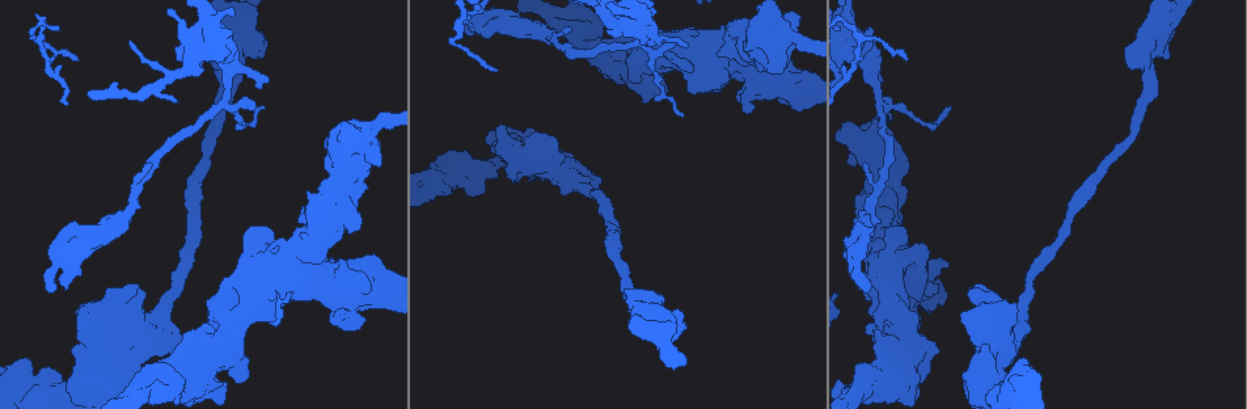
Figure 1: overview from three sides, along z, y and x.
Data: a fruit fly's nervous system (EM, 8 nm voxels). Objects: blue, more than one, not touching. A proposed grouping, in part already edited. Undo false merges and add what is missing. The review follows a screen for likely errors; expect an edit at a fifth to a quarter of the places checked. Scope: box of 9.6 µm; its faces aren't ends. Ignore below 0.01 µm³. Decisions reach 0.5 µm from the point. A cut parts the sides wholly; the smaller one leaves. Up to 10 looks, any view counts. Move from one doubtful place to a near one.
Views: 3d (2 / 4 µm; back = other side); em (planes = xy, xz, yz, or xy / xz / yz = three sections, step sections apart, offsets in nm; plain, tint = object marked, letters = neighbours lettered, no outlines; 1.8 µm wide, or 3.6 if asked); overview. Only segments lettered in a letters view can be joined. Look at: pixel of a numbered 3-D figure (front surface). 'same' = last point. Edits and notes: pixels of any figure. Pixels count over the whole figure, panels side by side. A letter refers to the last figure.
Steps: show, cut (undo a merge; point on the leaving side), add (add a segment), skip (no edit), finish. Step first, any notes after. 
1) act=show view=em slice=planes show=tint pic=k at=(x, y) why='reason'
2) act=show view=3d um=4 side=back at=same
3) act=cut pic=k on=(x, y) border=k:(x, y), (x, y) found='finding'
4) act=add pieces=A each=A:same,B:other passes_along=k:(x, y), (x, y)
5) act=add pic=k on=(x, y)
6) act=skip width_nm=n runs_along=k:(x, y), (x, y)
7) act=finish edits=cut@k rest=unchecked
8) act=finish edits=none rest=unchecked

act=show view=em slice=planes show=tint pic=1 at=(227, 100) why='abrupt turn'

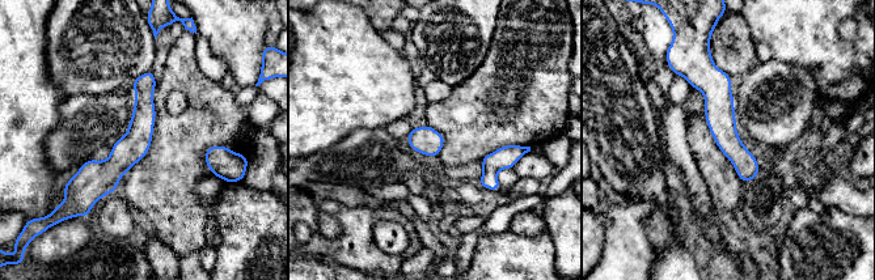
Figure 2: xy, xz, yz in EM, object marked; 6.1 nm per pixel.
act=show view=em slice=planes show=letters at=same

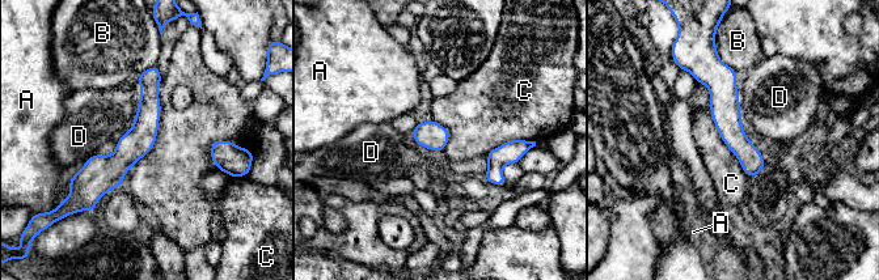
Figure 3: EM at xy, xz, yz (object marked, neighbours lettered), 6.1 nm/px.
act=skip width_nm=170 longest_contact=C:700nm each=A:other,B:other,C:other,D:other found='all the same neuron'

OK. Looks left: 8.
act=show view=em um=3.6 slice=yz step=16 show=tint pic=1 at=(534, 154) why='touches itself'

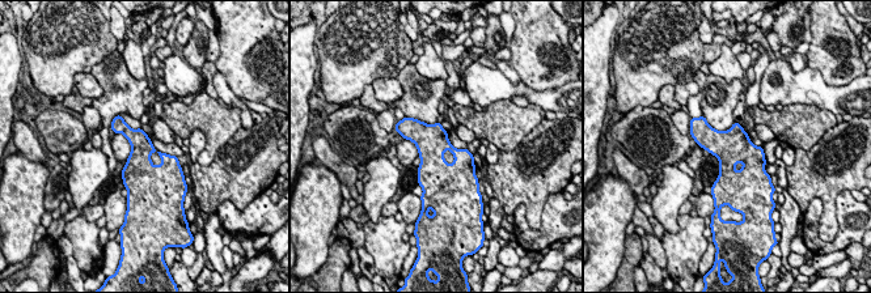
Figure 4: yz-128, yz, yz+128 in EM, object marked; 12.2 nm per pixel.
act=show view=em um=3.6 slice=planes show=tint at=same why='another direction'

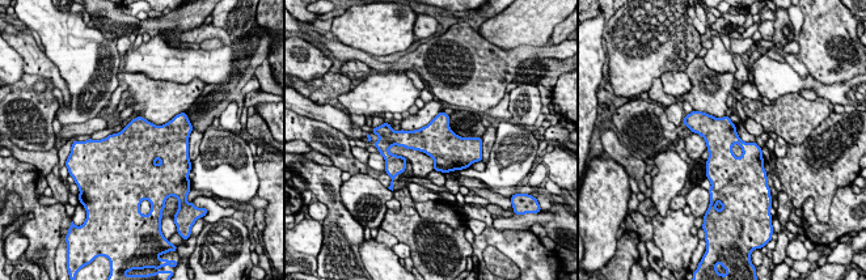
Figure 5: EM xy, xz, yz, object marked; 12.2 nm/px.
act=show view=em um=3.6 slice=planes show=letters at=same why='what lies round it'

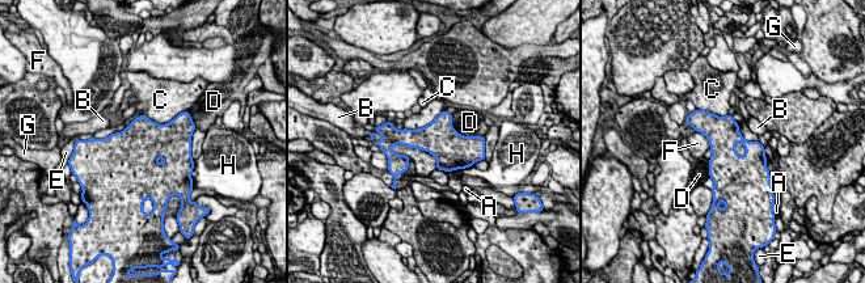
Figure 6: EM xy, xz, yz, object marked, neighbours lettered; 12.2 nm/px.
act=skip width_nm=440 each=A:other,B:other,C:other,D:other,E:other,F:other,G:other,H:other border=6:(126, 127), (96, 139) found='continuous, no second neuron'

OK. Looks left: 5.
act=show view=3d um=2 pic=1 at=(361, 326)

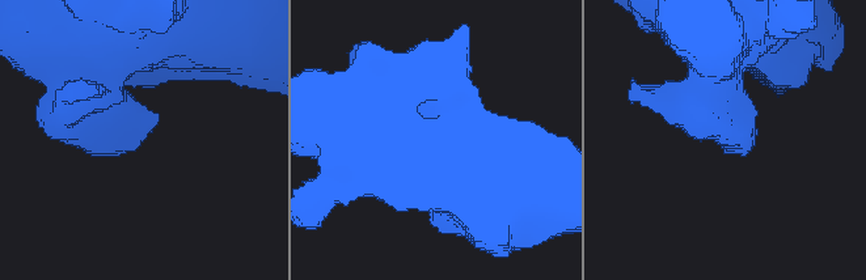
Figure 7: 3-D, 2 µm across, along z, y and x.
act=show view=em slice=planes show=tint pic=7 at=(135, 149) why='shape alone is not enough'

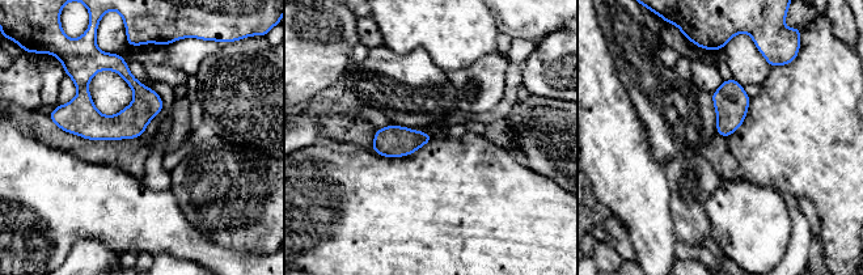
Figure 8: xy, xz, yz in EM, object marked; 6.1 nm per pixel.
act=show view=em slice=planes show=letters at=same why='what lies round it'

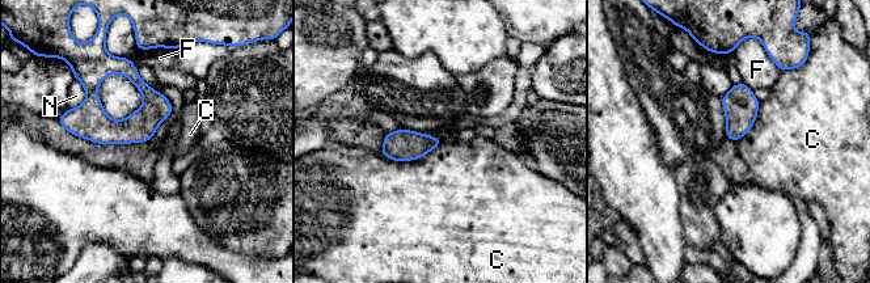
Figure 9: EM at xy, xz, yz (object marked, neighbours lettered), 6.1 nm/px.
act=skip each=C:other,F:other,N:other runs_along=9:(168, 105), (138, 127), (70, 126) found='no lettered segment goes on from it'

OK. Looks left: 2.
act=show view=em um=3.6 slice=xz step=8 show=tint pic=1 at=(290, 269)

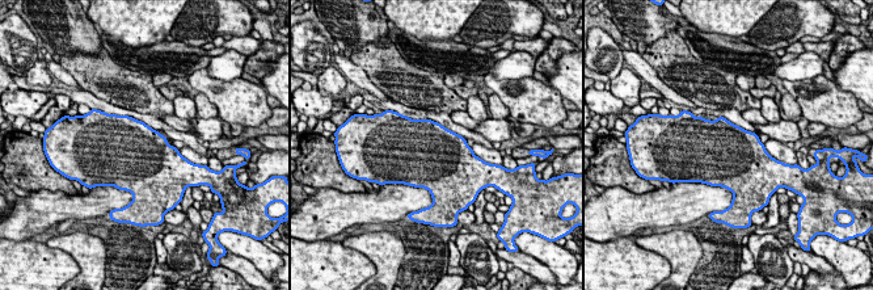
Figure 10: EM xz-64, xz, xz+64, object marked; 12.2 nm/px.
act=show view=em um=3.6 slice=xy step=8 show=letters at=same why='cut it another way'

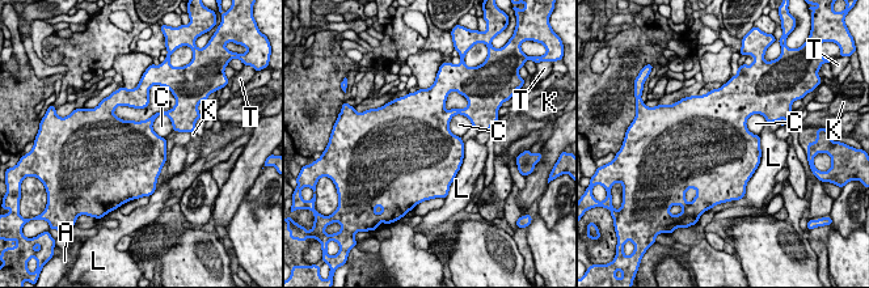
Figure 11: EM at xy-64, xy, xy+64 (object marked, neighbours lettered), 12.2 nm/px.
act=skip each=A:other,C:other,K:other,L:other,T:other border=11:(161, 113), (152, 128), (164, 139) found='continuous, no second neuron'

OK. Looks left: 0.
act=finish edits=none rest=unchecked

